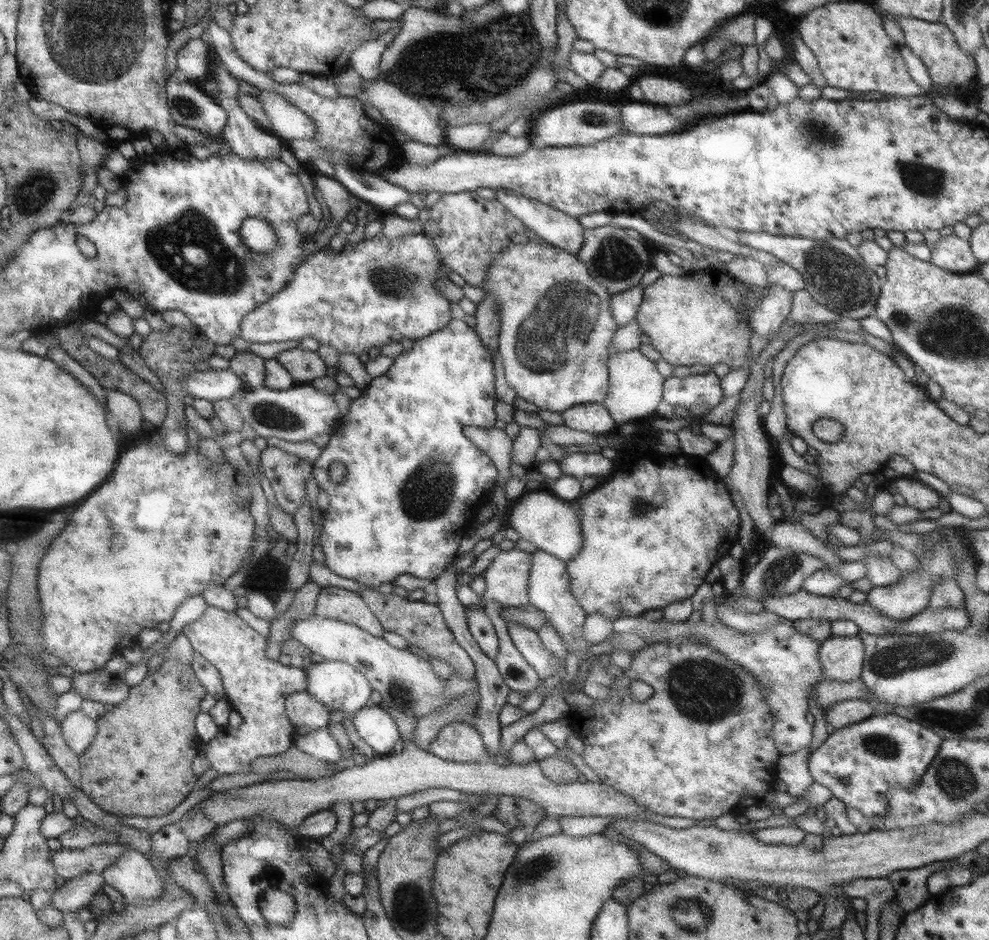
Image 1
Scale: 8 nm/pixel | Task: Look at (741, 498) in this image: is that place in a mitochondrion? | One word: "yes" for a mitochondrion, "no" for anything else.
no

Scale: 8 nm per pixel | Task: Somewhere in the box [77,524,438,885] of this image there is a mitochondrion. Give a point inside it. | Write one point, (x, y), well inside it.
(397, 689)

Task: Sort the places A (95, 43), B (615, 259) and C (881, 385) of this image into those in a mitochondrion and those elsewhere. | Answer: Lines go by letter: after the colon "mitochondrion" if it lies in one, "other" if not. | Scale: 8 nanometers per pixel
A: mitochondrion
B: mitochondrion
C: other

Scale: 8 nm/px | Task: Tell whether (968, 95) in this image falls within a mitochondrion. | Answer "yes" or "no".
no

